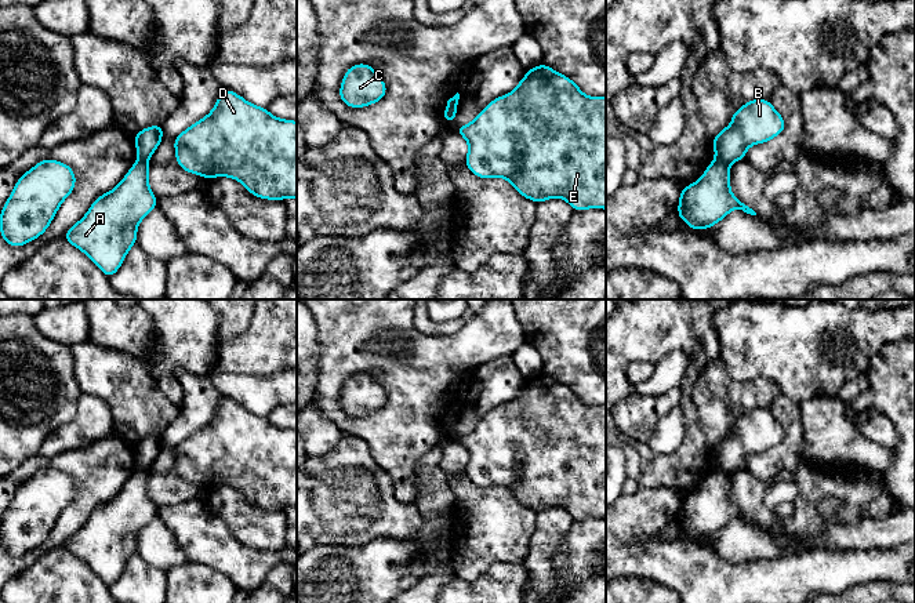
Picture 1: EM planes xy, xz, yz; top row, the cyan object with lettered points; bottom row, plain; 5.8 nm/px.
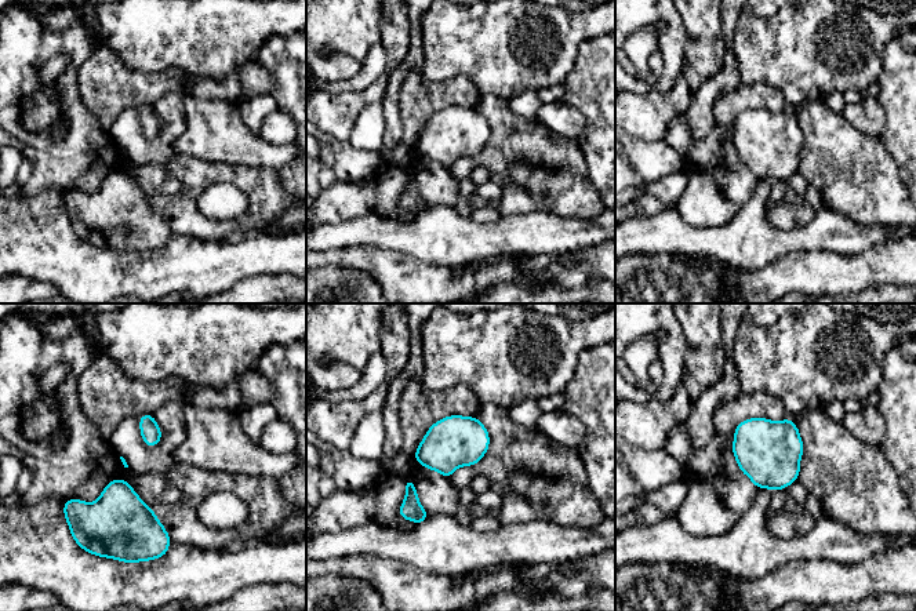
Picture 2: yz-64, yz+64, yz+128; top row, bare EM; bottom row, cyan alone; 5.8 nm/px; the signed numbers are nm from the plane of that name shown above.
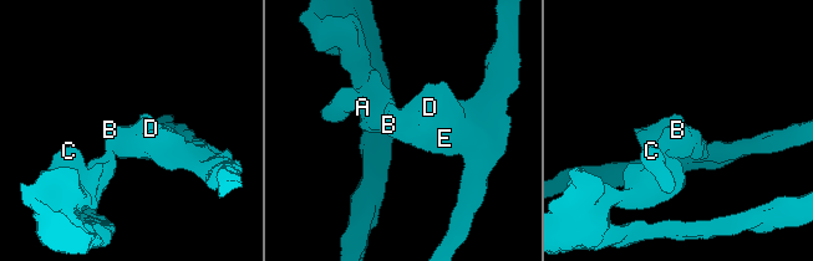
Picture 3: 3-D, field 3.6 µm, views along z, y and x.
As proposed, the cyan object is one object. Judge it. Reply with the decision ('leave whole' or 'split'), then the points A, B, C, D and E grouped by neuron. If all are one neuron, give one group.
split | A C / B D E

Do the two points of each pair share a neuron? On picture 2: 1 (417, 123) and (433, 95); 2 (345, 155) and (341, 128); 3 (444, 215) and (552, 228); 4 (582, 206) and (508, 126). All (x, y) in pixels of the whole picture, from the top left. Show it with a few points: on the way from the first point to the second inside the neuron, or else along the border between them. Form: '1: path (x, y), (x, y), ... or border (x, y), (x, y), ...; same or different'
1: path (417, 116), (417, 112), (426, 102); same
2: border (335, 138), (346, 141); different
3: path (471, 233), (526, 233); same
4: path (564, 182), (562, 166), (548, 164), (531, 149); same

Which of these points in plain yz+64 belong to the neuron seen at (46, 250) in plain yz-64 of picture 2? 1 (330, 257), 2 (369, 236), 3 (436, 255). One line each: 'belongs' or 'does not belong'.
1: belongs
2: does not belong
3: does not belong

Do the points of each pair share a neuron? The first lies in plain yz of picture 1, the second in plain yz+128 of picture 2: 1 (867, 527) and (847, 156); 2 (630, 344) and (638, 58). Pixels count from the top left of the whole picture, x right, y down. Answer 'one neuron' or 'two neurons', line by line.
1: two neurons
2: two neurons

